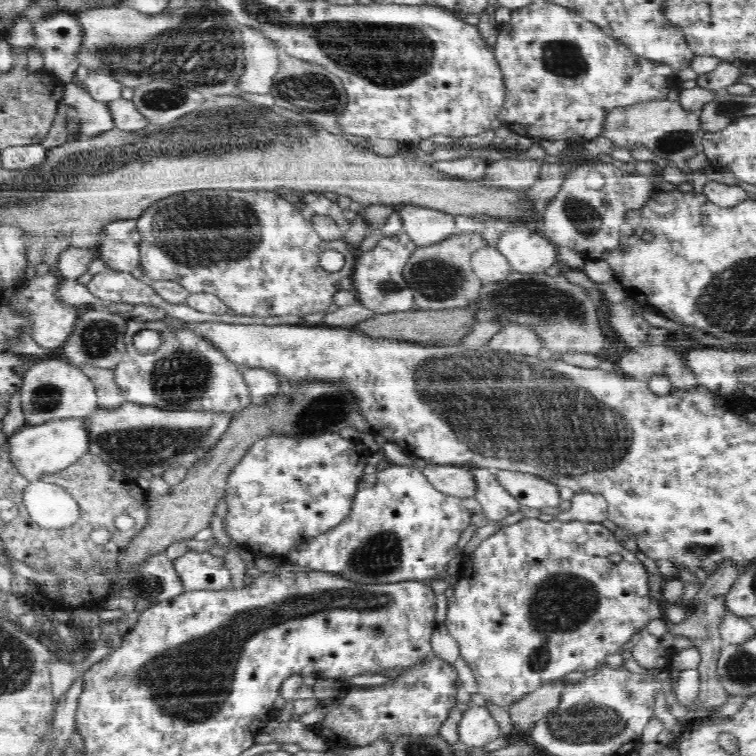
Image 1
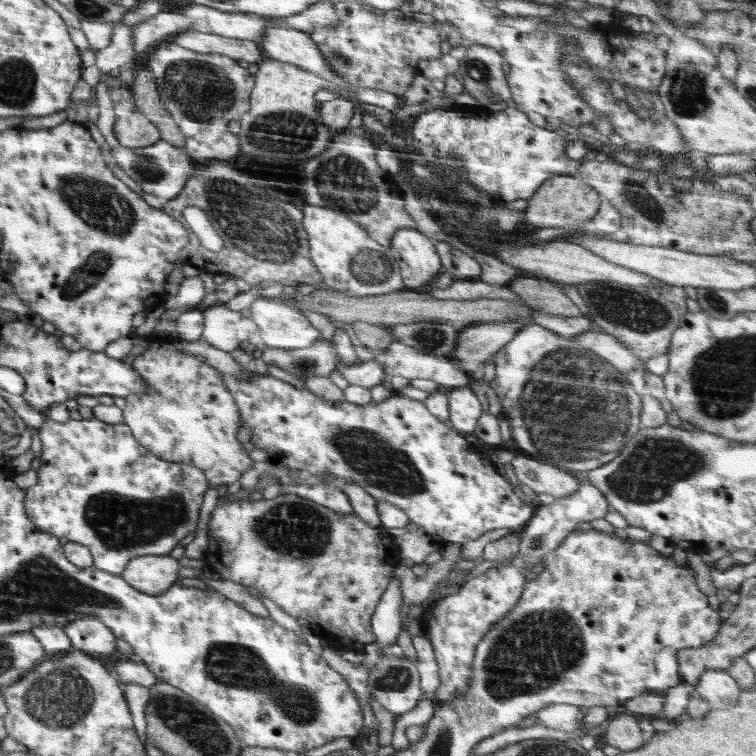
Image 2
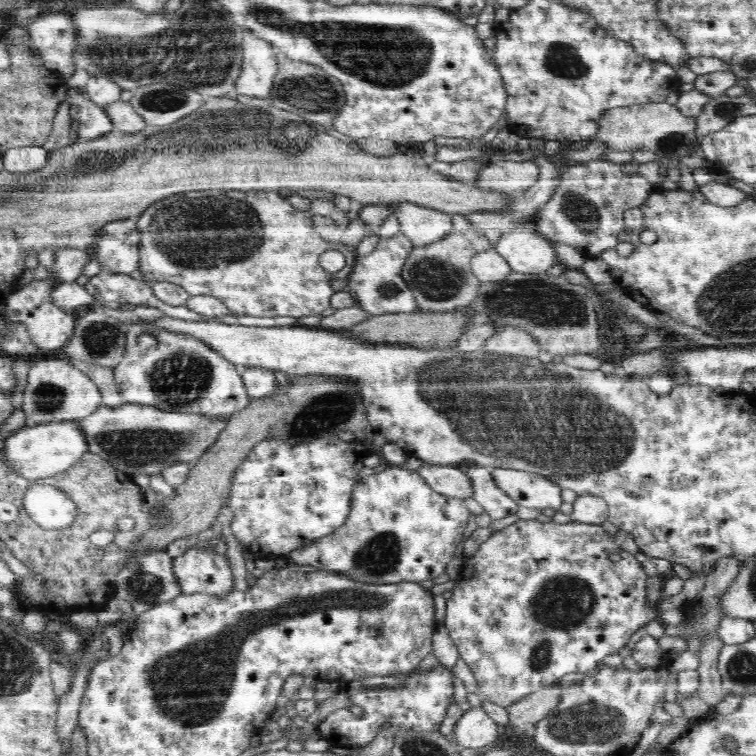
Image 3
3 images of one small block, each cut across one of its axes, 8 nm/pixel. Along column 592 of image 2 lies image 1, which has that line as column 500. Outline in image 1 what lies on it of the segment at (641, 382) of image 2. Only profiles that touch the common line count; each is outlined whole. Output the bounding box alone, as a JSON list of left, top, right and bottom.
[488,324,542,356]

